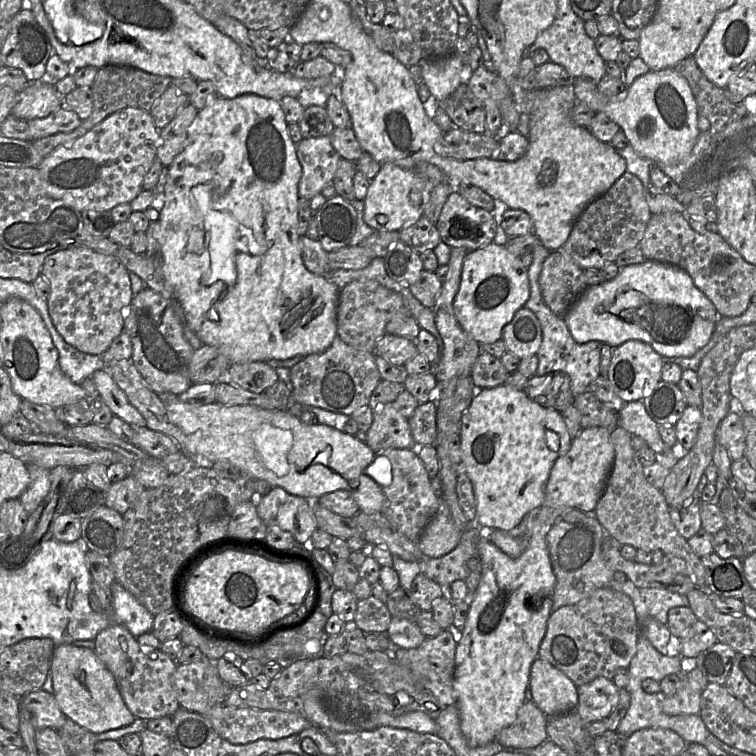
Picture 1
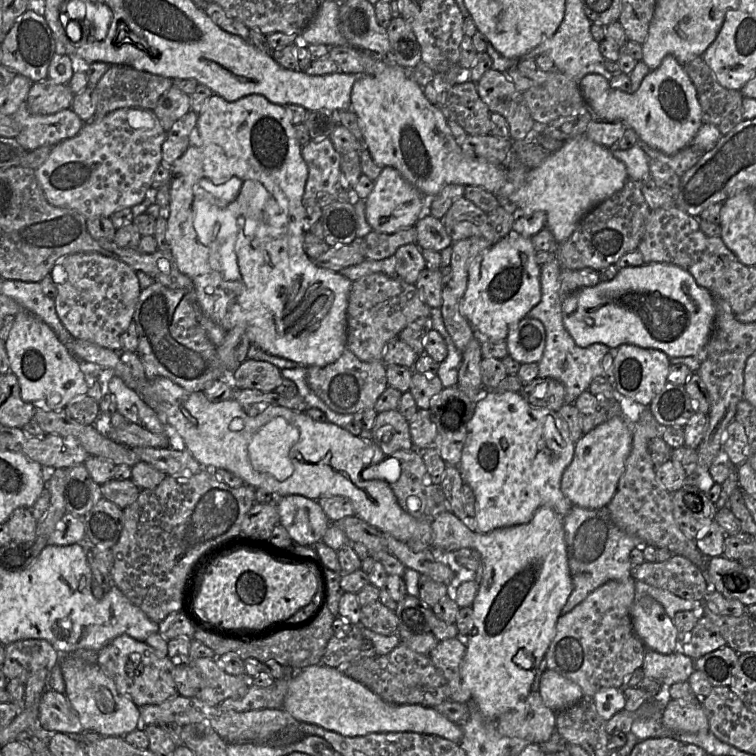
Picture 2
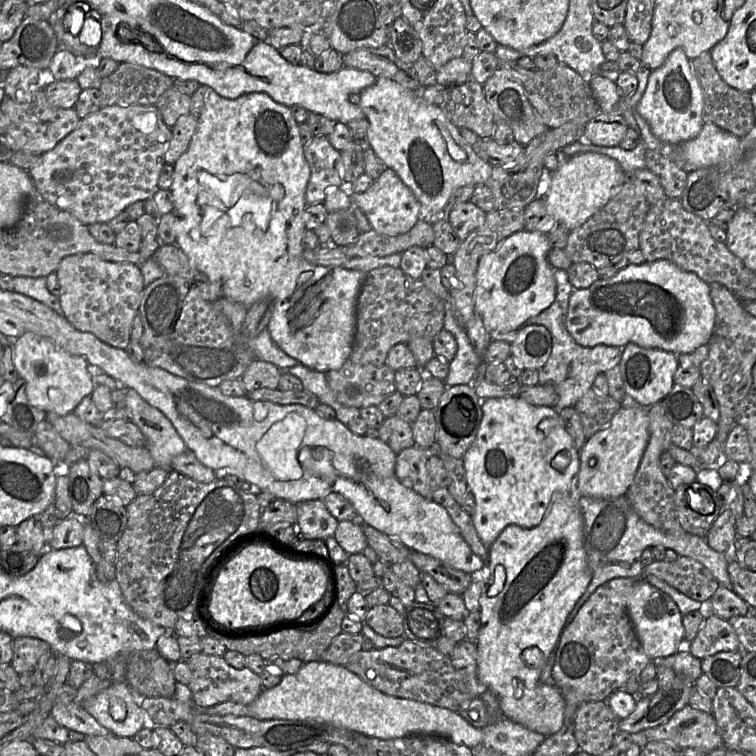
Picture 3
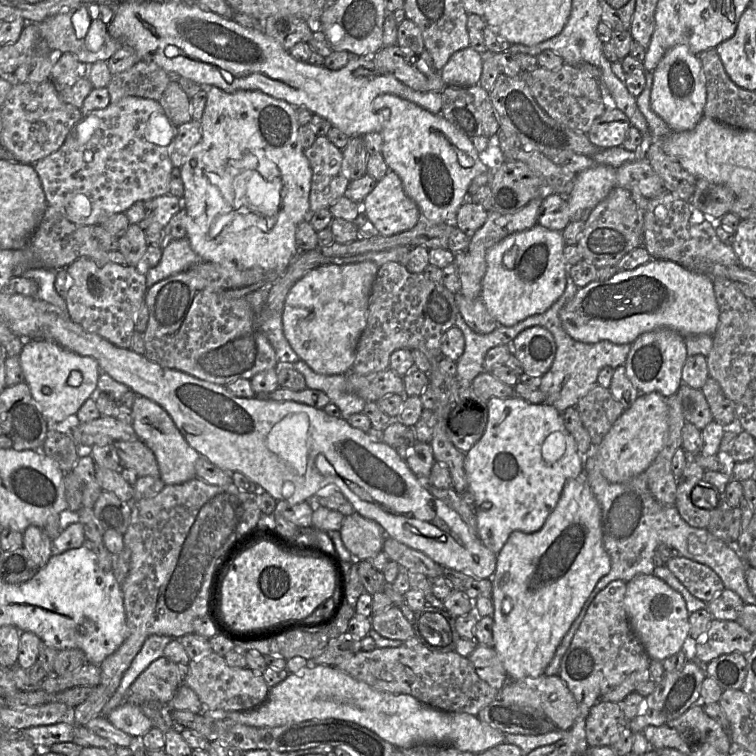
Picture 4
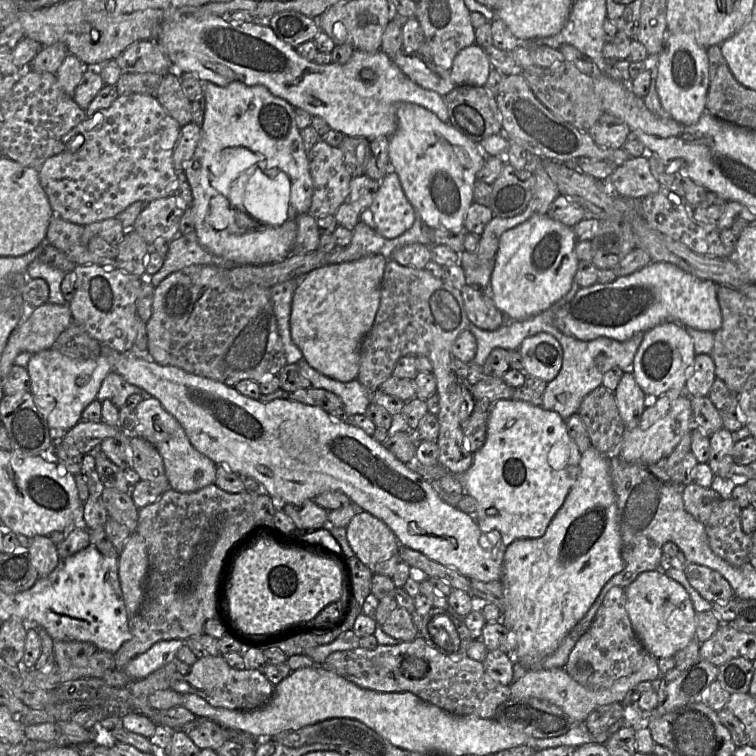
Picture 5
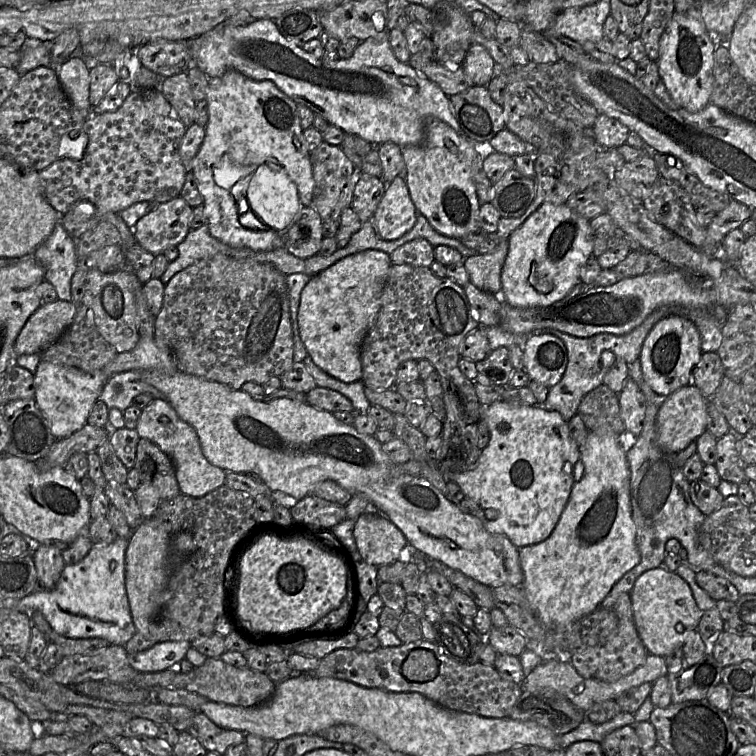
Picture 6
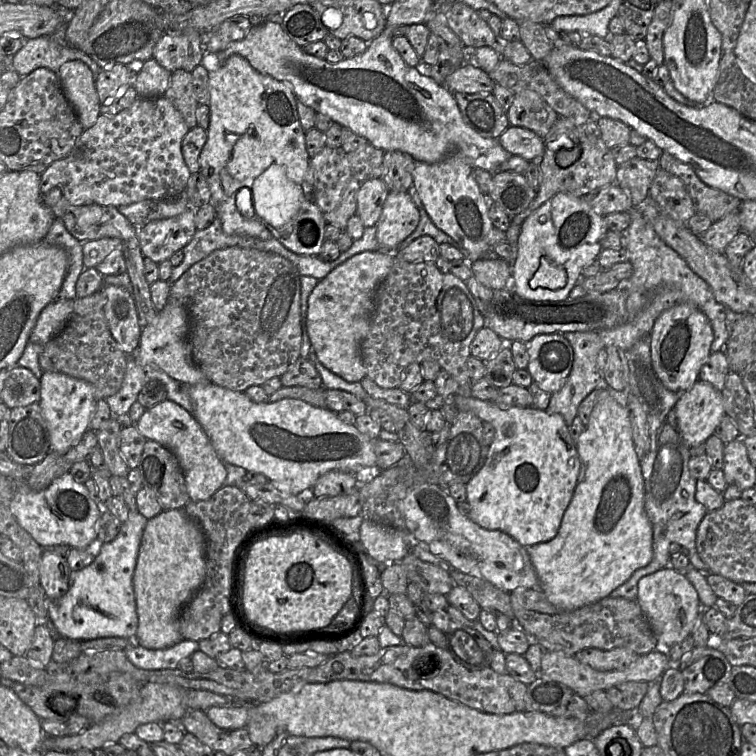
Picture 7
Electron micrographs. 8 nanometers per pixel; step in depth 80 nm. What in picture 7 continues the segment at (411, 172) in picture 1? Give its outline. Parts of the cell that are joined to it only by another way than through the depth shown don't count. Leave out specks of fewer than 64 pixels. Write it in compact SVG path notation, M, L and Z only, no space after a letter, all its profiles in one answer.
M390 191L376 224L376 239L385 249L398 248L419 223L419 211L408 192Z

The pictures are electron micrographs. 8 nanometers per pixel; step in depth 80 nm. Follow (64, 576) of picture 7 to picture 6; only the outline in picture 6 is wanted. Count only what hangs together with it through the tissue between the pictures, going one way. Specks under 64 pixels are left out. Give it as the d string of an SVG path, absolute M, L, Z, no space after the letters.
M42 543L37 545L31 556L37 573L38 586L41 589L53 589L66 566L61 552L52 543Z

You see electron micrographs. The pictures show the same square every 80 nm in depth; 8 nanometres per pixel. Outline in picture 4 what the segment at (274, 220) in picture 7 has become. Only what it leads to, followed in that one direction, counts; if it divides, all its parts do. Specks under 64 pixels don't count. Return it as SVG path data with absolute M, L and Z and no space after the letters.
M252 171L248 182L247 198L251 207L265 216L275 216L281 205L282 180L267 181L258 171Z

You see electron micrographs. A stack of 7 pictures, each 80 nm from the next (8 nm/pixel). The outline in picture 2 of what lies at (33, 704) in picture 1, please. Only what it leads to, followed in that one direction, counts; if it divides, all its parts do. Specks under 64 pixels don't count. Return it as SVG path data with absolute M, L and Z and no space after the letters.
M44 691L39 702L39 722L47 732L81 733L86 731L65 693Z

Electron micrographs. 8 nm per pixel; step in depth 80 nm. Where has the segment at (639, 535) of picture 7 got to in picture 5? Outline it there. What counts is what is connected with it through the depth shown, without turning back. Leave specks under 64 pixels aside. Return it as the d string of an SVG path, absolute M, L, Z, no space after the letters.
M593 446L581 453L581 461L576 467L577 474L573 477L575 483L569 492L563 506L555 514L551 520L545 534L540 538L526 538L517 539L507 546L504 554L503 570L500 581L505 589L505 596L503 601L503 610L501 614L501 623L510 631L514 632L517 637L517 646L512 654L514 662L520 663L526 669L542 668L542 660L554 652L566 635L572 628L587 614L591 606L598 598L604 585L616 574L621 572L624 568L624 561L621 555L621 536L618 524L618 509L616 503L616 495L614 492L612 478L611 478L611 454L603 454Z

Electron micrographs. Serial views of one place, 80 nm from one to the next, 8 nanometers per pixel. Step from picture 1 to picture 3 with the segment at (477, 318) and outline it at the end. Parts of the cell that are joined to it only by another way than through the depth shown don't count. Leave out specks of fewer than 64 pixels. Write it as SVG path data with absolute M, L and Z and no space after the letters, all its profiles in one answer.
M518 231L504 239L498 247L478 262L474 292L478 314L492 340L512 343L520 327L530 318L546 310L555 300L554 268L548 261L551 247L547 235L537 231Z

